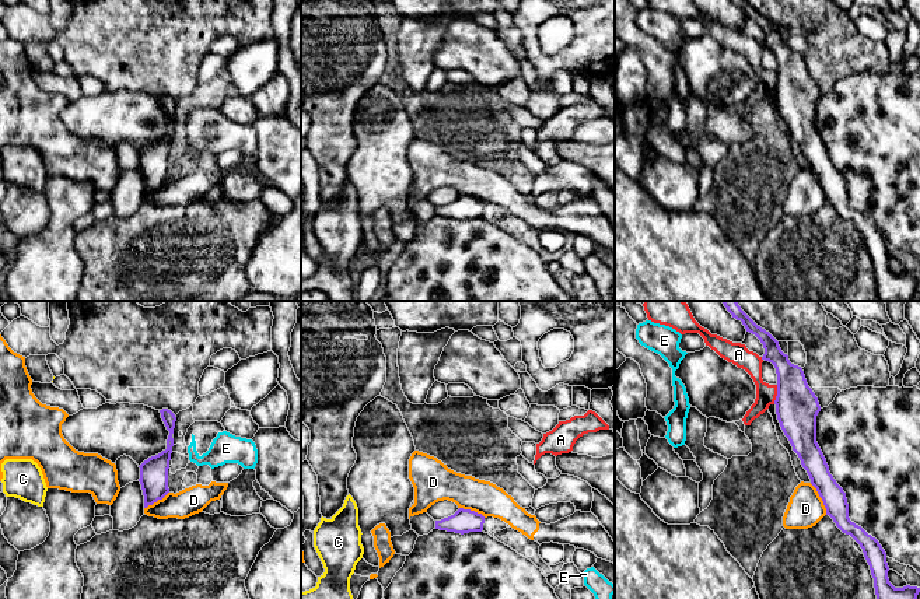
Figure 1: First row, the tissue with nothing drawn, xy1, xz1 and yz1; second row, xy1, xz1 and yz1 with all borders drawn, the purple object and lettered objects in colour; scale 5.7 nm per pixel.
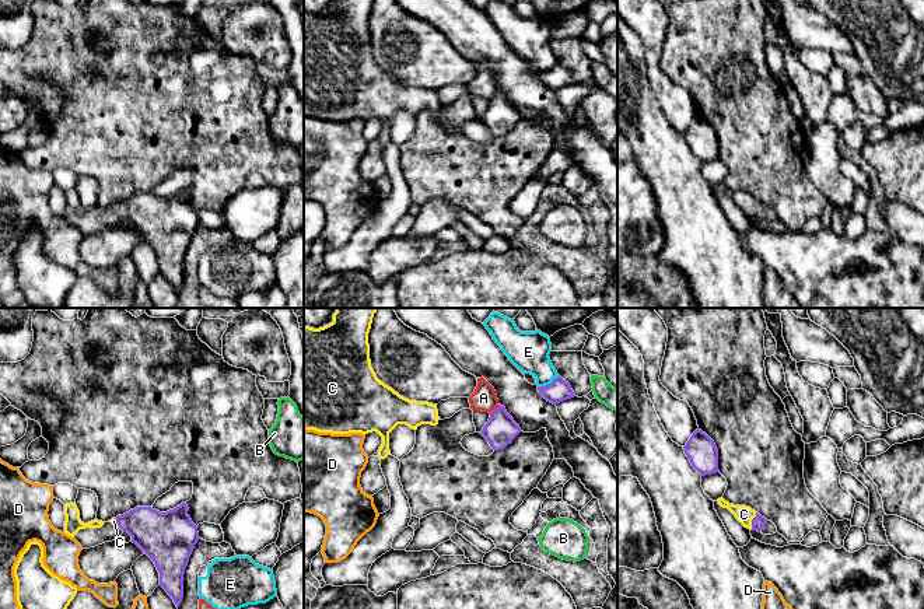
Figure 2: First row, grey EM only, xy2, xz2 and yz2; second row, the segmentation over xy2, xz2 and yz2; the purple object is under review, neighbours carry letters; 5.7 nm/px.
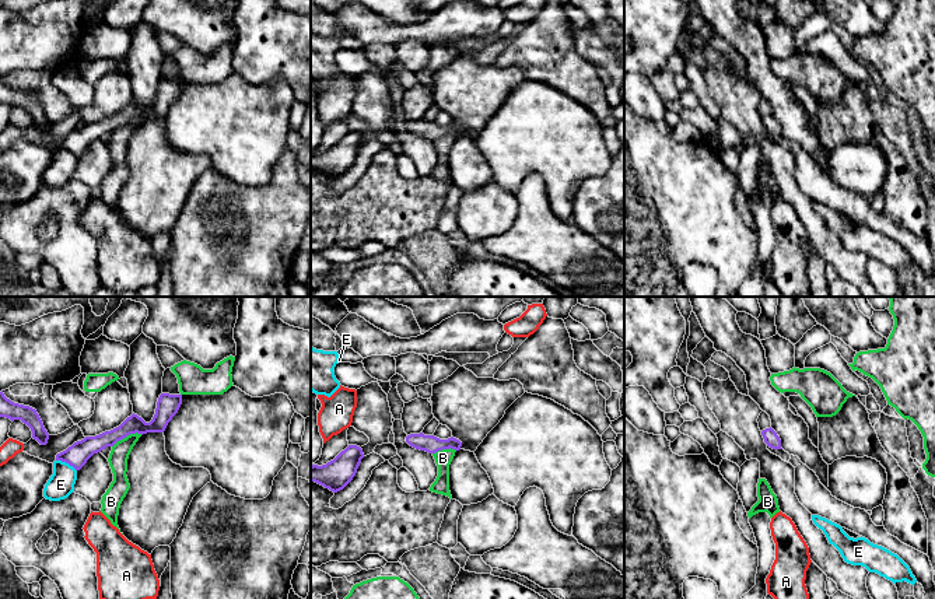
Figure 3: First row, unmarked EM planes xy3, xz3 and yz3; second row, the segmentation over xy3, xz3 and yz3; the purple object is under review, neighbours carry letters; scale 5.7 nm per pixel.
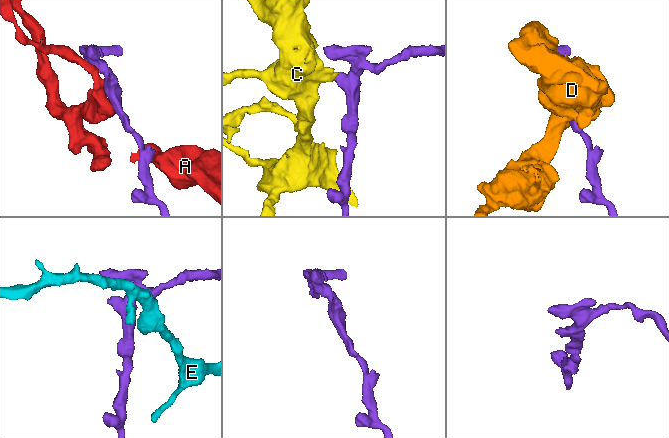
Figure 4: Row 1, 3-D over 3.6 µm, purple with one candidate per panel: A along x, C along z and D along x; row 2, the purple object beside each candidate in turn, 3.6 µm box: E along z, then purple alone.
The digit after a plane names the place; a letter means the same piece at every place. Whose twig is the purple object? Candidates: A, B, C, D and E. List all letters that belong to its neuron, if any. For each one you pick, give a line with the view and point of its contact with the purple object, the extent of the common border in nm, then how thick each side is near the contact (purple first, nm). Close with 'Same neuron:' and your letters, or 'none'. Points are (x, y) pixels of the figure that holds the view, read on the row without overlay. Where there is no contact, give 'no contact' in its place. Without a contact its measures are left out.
C: yz2 (752, 207) | 100 nm | 80/100 nm
Same neuron: C

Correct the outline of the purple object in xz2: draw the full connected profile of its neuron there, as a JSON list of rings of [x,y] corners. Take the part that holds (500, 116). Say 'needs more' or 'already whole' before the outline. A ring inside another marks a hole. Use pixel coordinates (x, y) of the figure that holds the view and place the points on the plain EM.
already whole | [[[498,91],[490,98],[490,105],[480,120],[489,127],[494,137],[500,137],[504,136],[519,119],[519,112],[507,99],[505,94]]]

